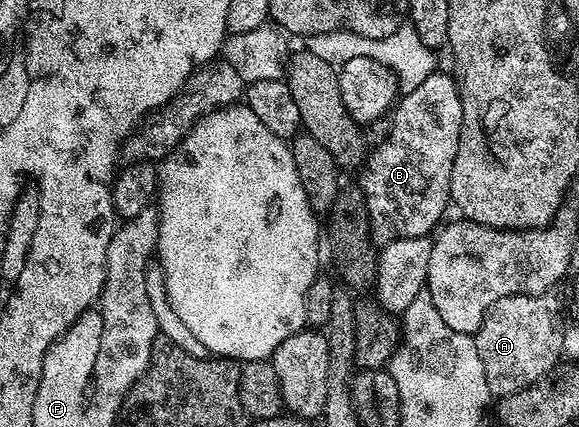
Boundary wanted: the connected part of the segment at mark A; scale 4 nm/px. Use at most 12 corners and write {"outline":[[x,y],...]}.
{"outline":[[554,293],[513,295],[473,336],[491,396],[559,366]]}

